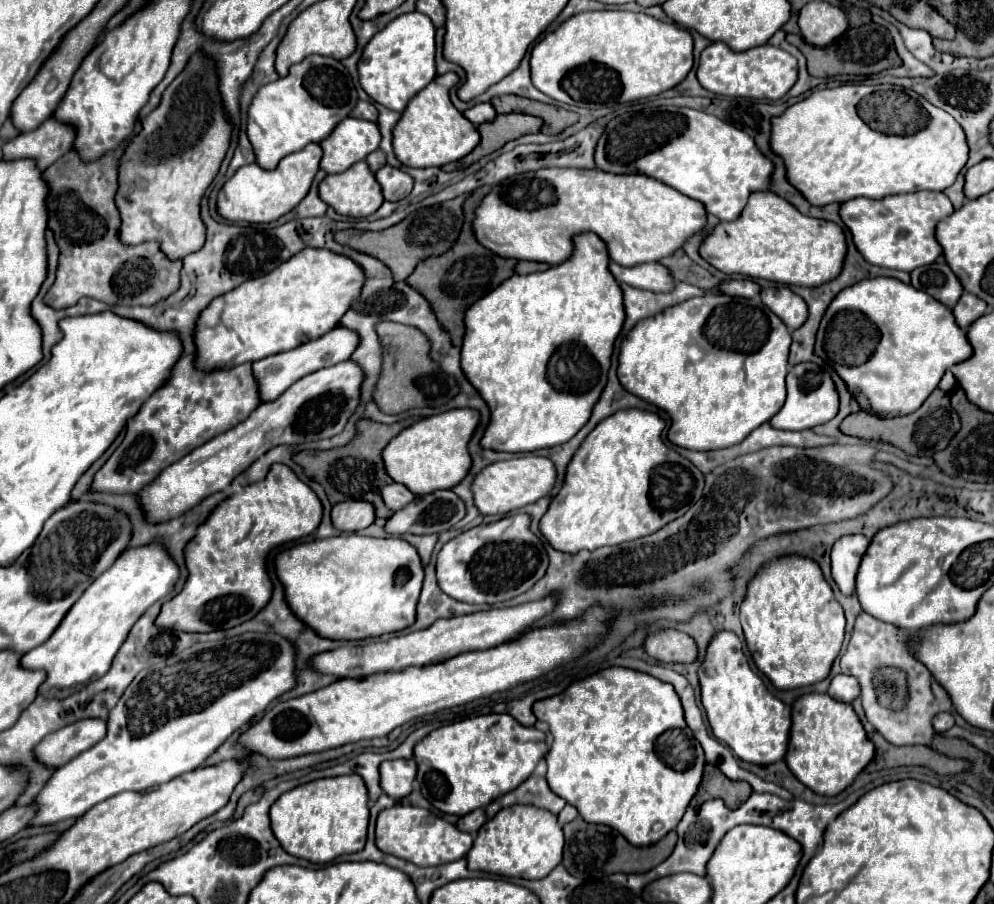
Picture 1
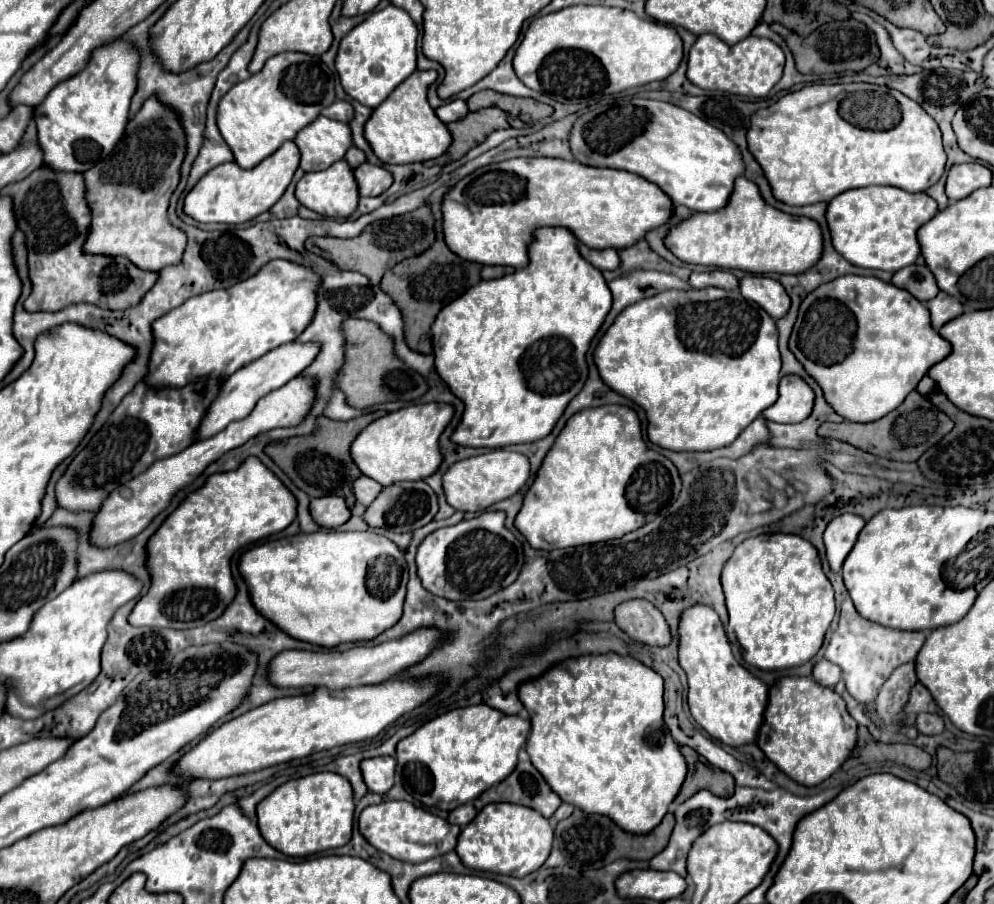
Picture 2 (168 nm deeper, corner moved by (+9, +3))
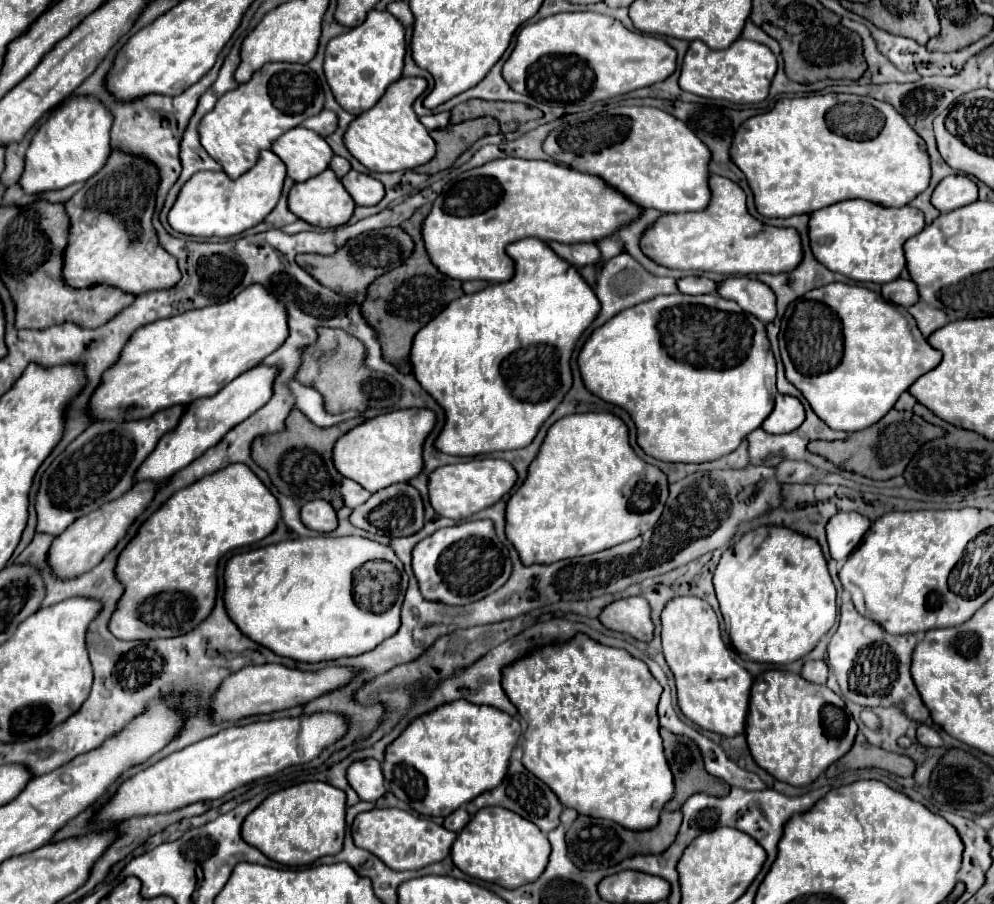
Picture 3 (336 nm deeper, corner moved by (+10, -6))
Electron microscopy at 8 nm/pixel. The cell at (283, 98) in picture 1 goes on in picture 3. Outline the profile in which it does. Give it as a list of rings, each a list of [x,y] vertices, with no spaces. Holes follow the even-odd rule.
[[[266,64],[246,84],[240,84],[236,90],[218,98],[214,110],[200,122],[200,142],[206,152],[222,164],[230,178],[238,178],[258,162],[262,150],[272,148],[278,136],[296,128],[302,120],[322,112],[322,108],[322,84],[306,64]]]

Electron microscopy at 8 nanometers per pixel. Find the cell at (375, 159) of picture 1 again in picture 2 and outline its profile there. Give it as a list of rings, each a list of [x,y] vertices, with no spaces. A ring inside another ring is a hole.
[[[349,147],[349,149],[347,149],[347,153],[345,153],[345,161],[349,163],[349,167],[351,167],[351,169],[359,167],[359,165],[365,161],[363,151],[359,151],[357,147]]]

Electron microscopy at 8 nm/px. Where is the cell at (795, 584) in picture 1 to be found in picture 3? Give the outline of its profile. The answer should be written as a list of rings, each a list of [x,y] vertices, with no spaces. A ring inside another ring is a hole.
[[[762,526],[762,528],[758,528],[750,534],[744,534],[738,542],[734,542],[722,554],[722,560],[718,562],[718,568],[716,568],[716,574],[714,574],[714,588],[716,588],[716,598],[720,602],[720,612],[722,612],[724,620],[728,618],[728,632],[730,632],[730,640],[732,640],[734,648],[738,652],[746,654],[750,660],[760,662],[760,664],[790,664],[790,662],[796,662],[796,660],[804,658],[810,650],[814,650],[818,640],[832,628],[832,624],[836,620],[836,588],[834,588],[832,578],[828,574],[826,560],[824,560],[824,554],[822,554],[818,542],[808,538],[808,536],[802,536],[798,532],[792,532],[788,528],[782,528],[782,526]]]

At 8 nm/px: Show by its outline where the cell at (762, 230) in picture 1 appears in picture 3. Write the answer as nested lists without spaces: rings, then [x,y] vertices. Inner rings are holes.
[[[710,176],[712,200],[702,212],[664,214],[644,232],[640,248],[656,264],[678,270],[706,270],[718,274],[778,274],[790,272],[802,260],[802,240],[796,228],[766,226],[746,208],[744,190],[728,178]]]

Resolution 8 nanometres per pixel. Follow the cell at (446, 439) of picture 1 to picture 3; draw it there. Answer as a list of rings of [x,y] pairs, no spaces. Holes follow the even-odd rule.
[[[420,408],[392,410],[388,414],[376,416],[356,426],[336,442],[334,466],[342,476],[358,482],[364,490],[372,494],[392,484],[410,482],[424,470],[422,448],[434,426],[436,414]]]

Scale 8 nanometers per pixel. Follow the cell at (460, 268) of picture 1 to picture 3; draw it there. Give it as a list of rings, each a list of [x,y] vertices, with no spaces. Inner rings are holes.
[[[424,204],[422,208],[418,208],[414,212],[414,216],[410,220],[406,220],[402,224],[402,228],[412,236],[412,240],[416,244],[414,252],[400,268],[394,268],[390,272],[386,272],[384,276],[380,276],[368,288],[368,296],[362,304],[364,316],[380,332],[380,344],[382,344],[384,360],[394,364],[404,374],[412,372],[410,348],[412,348],[416,332],[424,324],[428,324],[434,316],[438,316],[442,312],[442,308],[446,308],[452,300],[464,296],[462,282],[438,272],[438,268],[434,268],[434,264],[430,262],[430,256],[424,248],[424,240],[420,236],[420,226],[422,226],[422,220],[430,214],[430,208],[432,208],[430,204]]]

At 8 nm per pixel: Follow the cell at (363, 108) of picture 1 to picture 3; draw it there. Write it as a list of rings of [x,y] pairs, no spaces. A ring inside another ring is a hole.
[[[324,110],[324,112],[316,114],[316,116],[306,118],[300,126],[310,128],[310,130],[318,132],[320,136],[330,136],[338,128],[338,116],[334,116],[334,112],[330,112],[330,110]]]

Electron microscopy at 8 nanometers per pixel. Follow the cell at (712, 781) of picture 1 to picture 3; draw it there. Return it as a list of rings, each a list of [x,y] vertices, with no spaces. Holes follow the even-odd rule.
[[[660,730],[664,740],[664,752],[668,758],[668,764],[674,774],[674,796],[670,804],[664,806],[664,810],[680,810],[682,804],[696,792],[704,792],[708,796],[726,796],[730,792],[730,786],[714,776],[710,776],[704,770],[702,756],[690,740],[684,736],[674,736],[668,730]]]

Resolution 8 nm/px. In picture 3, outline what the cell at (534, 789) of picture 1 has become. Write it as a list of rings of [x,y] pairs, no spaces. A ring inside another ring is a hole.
[[[516,746],[514,752],[512,752],[512,760],[510,760],[510,766],[508,766],[508,774],[506,774],[506,778],[502,780],[502,784],[496,786],[494,790],[490,790],[490,792],[484,792],[482,796],[474,798],[474,800],[468,802],[464,808],[468,810],[470,816],[474,816],[480,808],[486,808],[486,806],[502,806],[502,808],[508,808],[508,810],[520,814],[522,818],[530,820],[530,822],[536,824],[542,832],[550,832],[550,830],[554,830],[554,828],[560,824],[558,816],[560,816],[560,812],[562,812],[562,804],[560,804],[560,800],[556,798],[556,794],[554,794],[542,780],[538,780],[532,772],[528,772],[528,770],[522,766],[520,758],[522,758],[522,748]]]

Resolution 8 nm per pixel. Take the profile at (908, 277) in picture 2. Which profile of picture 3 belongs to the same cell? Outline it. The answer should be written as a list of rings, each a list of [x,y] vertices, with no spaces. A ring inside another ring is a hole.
[[[898,278],[898,280],[892,280],[890,284],[882,284],[882,296],[884,296],[884,300],[906,306],[906,308],[910,308],[912,304],[916,304],[920,300],[916,284],[906,278]]]

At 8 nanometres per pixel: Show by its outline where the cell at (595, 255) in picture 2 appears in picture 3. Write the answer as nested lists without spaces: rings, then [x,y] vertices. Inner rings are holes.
[[[552,242],[552,248],[556,248],[556,254],[562,256],[566,262],[570,262],[576,268],[588,266],[588,264],[600,264],[600,250],[596,244],[558,244]]]

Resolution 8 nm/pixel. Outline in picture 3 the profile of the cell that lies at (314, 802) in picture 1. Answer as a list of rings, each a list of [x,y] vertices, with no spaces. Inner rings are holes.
[[[304,782],[270,794],[256,810],[252,810],[242,824],[242,838],[248,844],[254,844],[258,850],[262,850],[274,862],[280,862],[284,866],[306,866],[324,854],[338,854],[342,850],[346,832],[344,816],[346,816],[346,794],[342,790],[326,782]]]

